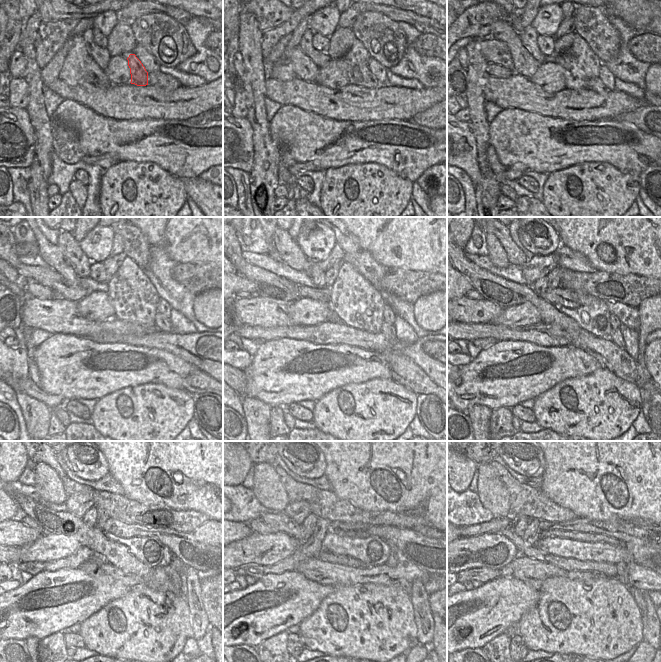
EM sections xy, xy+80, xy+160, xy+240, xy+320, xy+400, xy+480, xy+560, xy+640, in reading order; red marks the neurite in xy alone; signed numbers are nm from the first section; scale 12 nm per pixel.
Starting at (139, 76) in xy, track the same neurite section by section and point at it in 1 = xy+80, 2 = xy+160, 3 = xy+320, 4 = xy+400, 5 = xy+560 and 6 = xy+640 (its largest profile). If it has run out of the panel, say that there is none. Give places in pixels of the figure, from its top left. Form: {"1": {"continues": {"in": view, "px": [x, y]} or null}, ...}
{"1": {"continues": {"in": "xy+80", "px": [361, 75]}}, "2": {"continues": {"in": "xy+160", "px": [595, 84]}}, "3": {"continues": {"in": "xy+320", "px": [388, 329]}}, "4": {"continues": {"in": "xy+400", "px": [616, 337]}}, "5": {"continues": {"in": "xy+560", "px": [403, 584]}}, "6": {"continues": {"in": "xy+640", "px": [637, 594]}}}

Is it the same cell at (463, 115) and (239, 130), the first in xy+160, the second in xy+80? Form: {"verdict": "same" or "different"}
{"verdict": "different"}

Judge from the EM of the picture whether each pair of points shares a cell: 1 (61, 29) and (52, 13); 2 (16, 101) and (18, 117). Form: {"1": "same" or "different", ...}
{"1": "different", "2": "different"}

